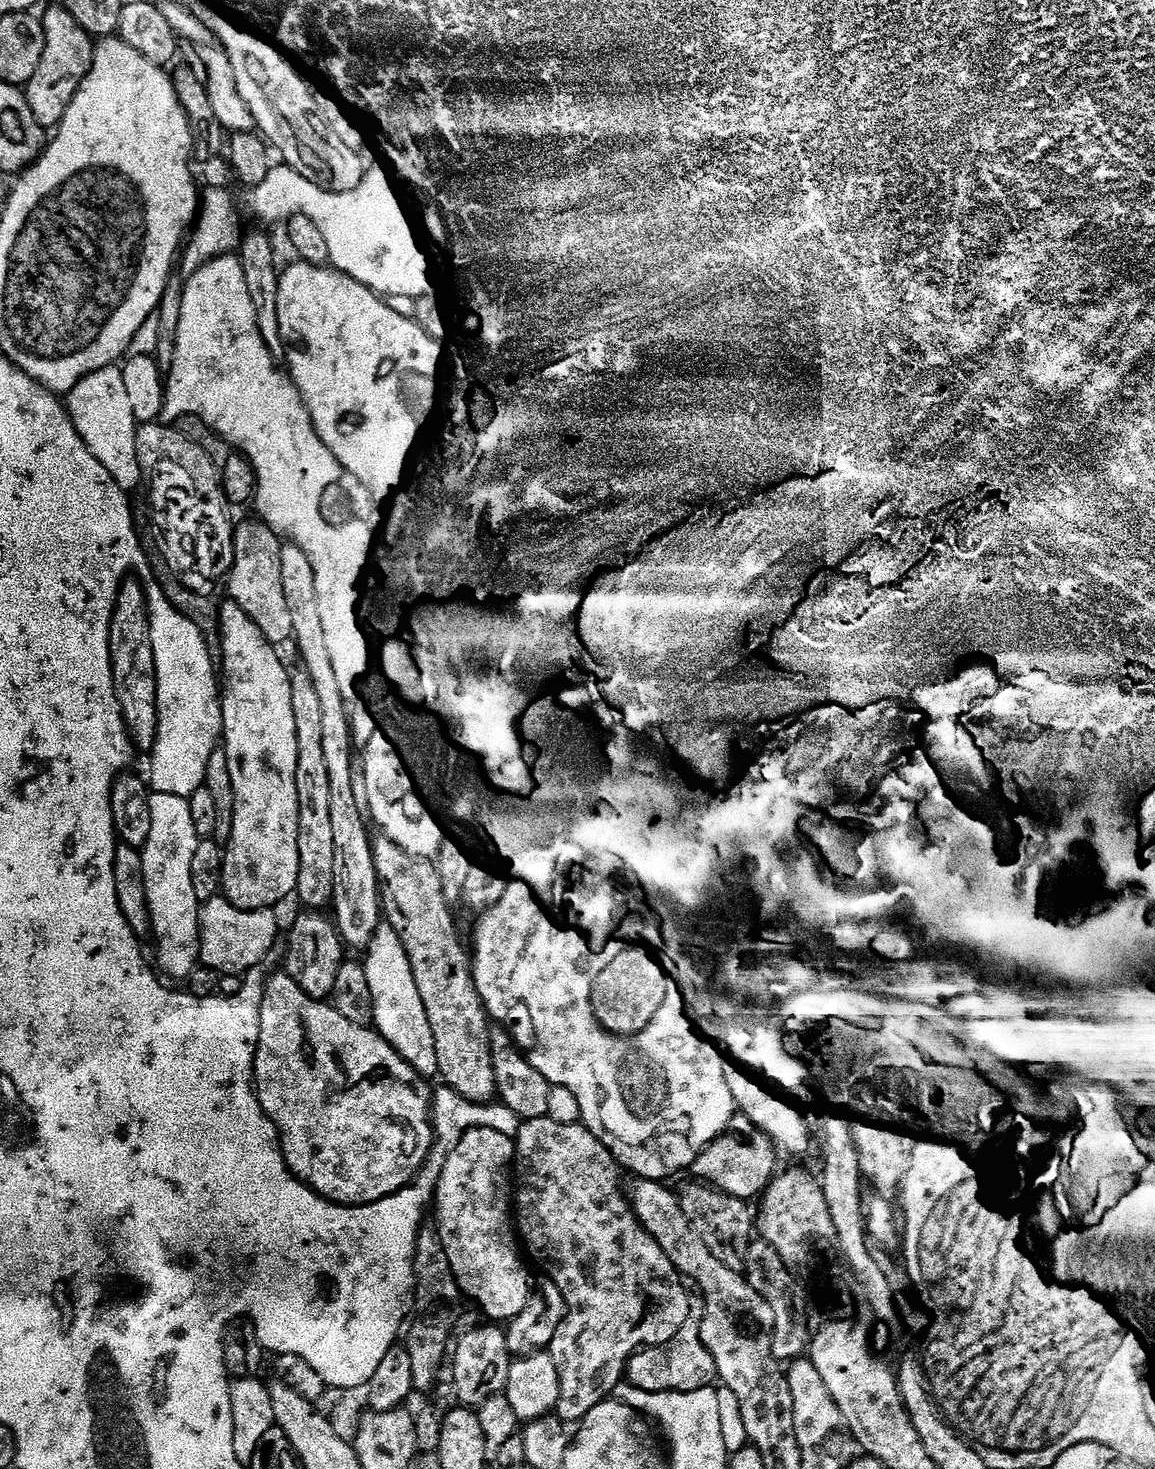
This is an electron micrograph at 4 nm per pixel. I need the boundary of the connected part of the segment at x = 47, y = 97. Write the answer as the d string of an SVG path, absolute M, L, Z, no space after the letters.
M62 6L50 9L45 16L42 16L42 23L44 25L42 58L38 62L38 70L34 70L34 78L30 78L30 82L26 86L26 95L30 110L34 110L34 118L40 123L41 128L52 130L66 114L74 94L80 89L81 82L86 78L88 68L92 65L94 40L85 32L82 26L76 24L76 19L65 11Z

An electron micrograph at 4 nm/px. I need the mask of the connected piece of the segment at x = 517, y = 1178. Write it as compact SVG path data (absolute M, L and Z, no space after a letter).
M539 1118L522 1120L515 1128L515 1132L505 1137L504 1142L506 1145L506 1212L510 1217L510 1223L506 1228L506 1239L513 1257L525 1269L528 1267L531 1275L538 1276L541 1285L552 1285L561 1297L563 1305L562 1320L558 1335L554 1340L556 1345L550 1349L550 1355L554 1362L554 1395L560 1400L556 1403L555 1411L560 1419L565 1422L571 1422L571 1420L579 1422L584 1419L585 1414L591 1408L609 1399L614 1387L626 1380L627 1363L633 1353L638 1352L645 1346L662 1345L665 1343L666 1338L677 1337L681 1327L689 1323L690 1316L688 1316L683 1300L674 1295L674 1290L670 1284L672 1283L670 1269L667 1261L662 1257L661 1251L657 1251L657 1247L654 1246L654 1242L651 1241L650 1237L647 1237L636 1224L634 1218L630 1218L628 1215L622 1191L622 1173L610 1161L606 1150L590 1134L583 1132L580 1124L552 1126L550 1122Z

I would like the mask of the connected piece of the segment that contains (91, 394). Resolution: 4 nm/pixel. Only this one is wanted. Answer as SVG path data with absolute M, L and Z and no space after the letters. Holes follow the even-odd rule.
M112 365L87 375L67 395L66 407L76 432L83 438L84 445L98 458L98 462L102 462L111 476L117 477L124 493L130 498L140 495L143 497L146 489L136 465L138 425L127 398L123 371ZM120 464L124 464L124 474L120 473Z

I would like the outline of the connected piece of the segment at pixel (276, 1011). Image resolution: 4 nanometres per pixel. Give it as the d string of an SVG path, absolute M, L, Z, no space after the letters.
M283 966L267 967L261 983L253 1078L250 1081L250 1087L253 1101L260 1111L260 1117L270 1126L278 1146L284 1151L284 1161L292 1167L296 1175L303 1178L314 1190L318 1190L318 1194L339 1204L357 1204L368 1198L374 1198L401 1183L405 1179L404 1175L407 1174L408 1167L412 1164L412 1119L416 1116L416 1092L408 1085L408 1080L404 1077L405 1069L398 1063L396 1056L389 1052L383 1044L372 1040L367 1031L351 1028L339 1021L319 999L303 992L288 977L288 971Z

